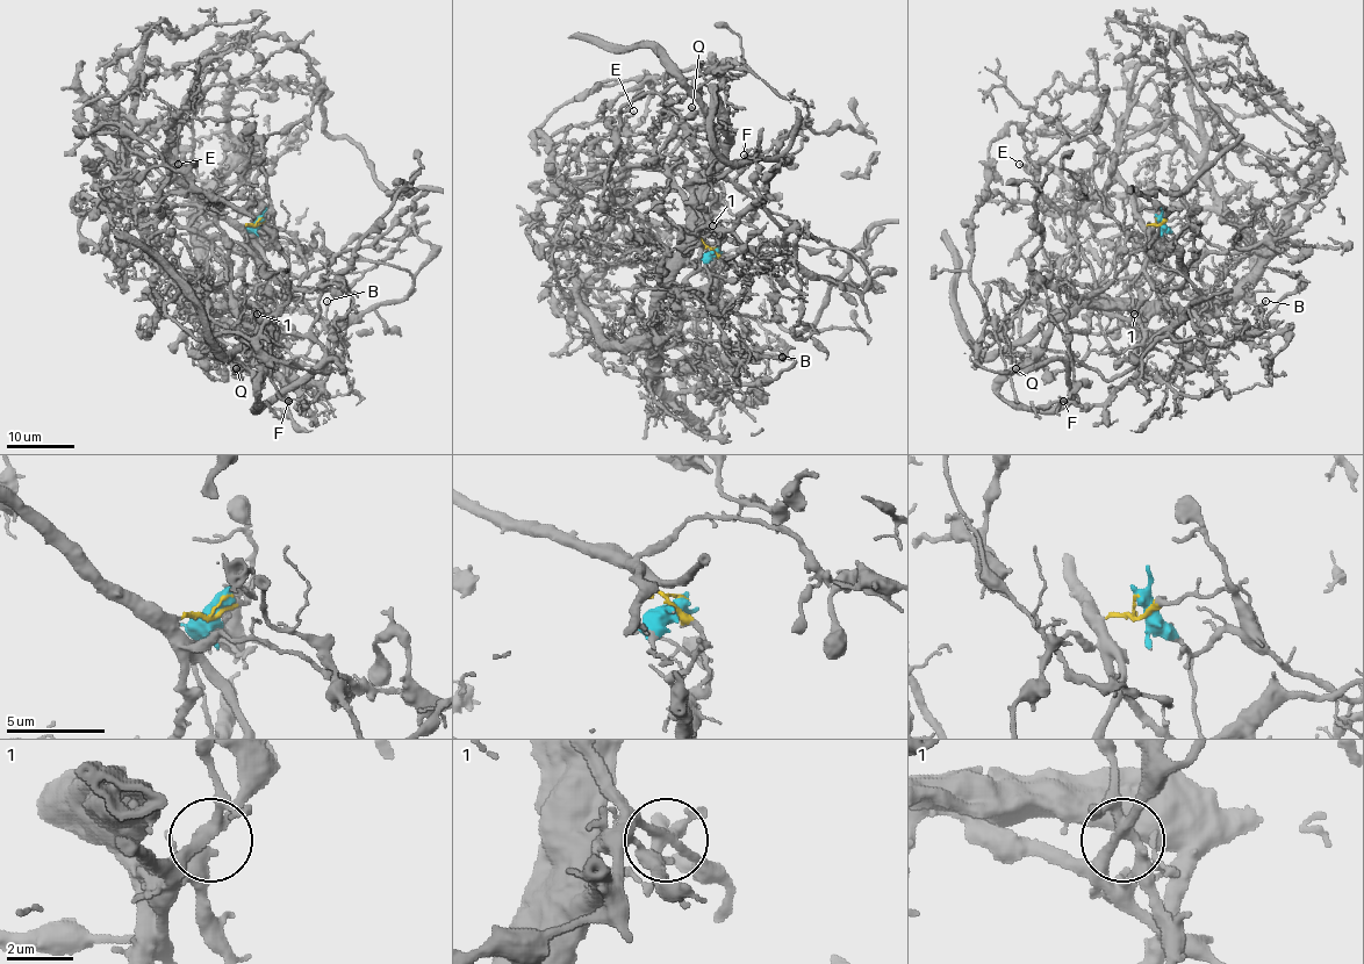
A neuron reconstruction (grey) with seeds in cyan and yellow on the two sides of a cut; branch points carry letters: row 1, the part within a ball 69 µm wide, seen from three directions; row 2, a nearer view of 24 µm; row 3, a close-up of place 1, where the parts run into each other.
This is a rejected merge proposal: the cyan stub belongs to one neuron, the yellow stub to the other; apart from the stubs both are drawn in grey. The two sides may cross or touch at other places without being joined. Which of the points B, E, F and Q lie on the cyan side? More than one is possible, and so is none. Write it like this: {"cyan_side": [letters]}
{"cyan_side": ["B", "F", "Q"]}

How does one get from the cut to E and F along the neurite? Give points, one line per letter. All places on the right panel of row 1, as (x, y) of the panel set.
E: (1157, 217), (1156, 224), (1146, 224), (1118, 180), (1076, 211), (1052, 215), (1020, 164)
F: (1157, 217), (1176, 239), (1177, 271), (1157, 283), (1132, 319), (1140, 333), (1136, 374), (1103, 402), (1064, 401)

